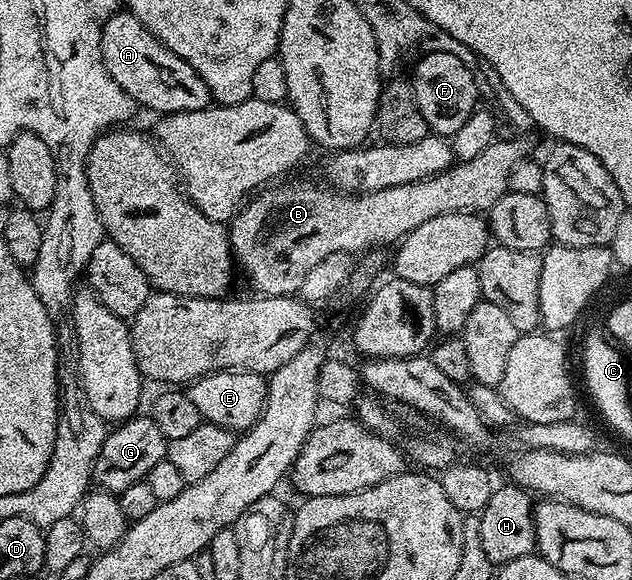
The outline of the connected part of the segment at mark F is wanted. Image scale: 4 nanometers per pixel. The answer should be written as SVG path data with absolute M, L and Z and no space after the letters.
M424 52L422 56L415 65L415 74L409 77L417 107L421 115L425 115L425 123L432 134L453 135L461 131L465 119L469 119L469 115L473 115L480 104L476 77L471 74L469 67L465 67L465 63L461 63L461 59L457 59L457 55Z

